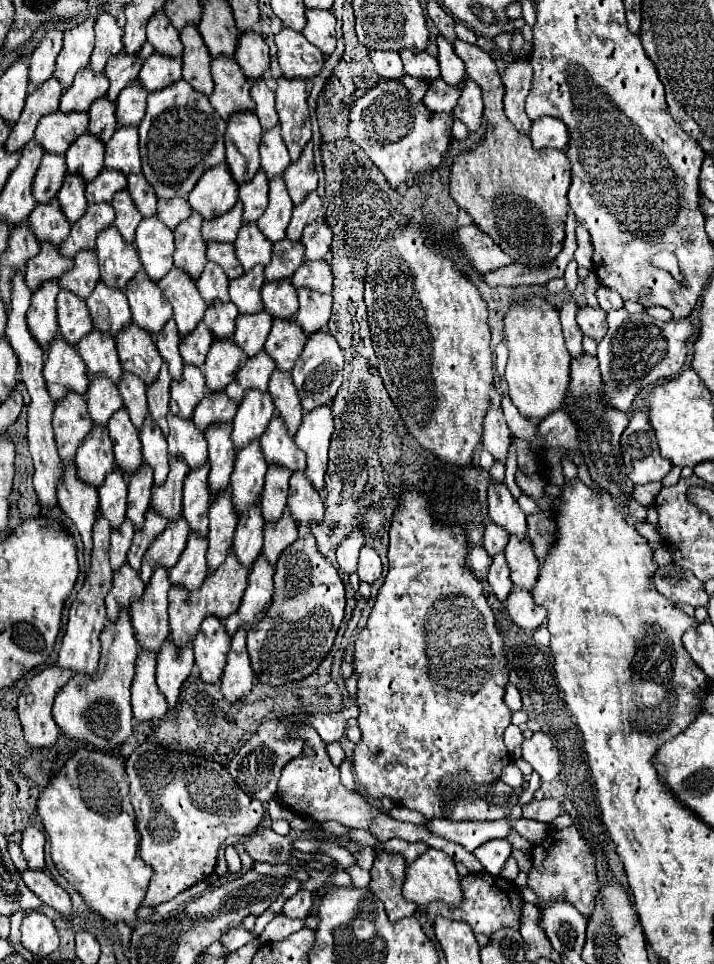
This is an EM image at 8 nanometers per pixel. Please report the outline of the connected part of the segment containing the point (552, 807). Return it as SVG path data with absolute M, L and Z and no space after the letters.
M545 797L541 801L531 801L523 805L523 817L533 819L533 821L551 823L561 813L563 813L563 807L555 797Z

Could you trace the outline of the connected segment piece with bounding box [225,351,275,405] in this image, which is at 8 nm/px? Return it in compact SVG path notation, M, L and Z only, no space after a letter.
M261 351L255 357L251 357L241 371L237 371L233 383L229 383L225 393L237 405L243 401L243 395L249 389L257 389L261 393L267 393L267 383L269 383L273 369L275 369L275 363L271 361L271 357L265 351Z

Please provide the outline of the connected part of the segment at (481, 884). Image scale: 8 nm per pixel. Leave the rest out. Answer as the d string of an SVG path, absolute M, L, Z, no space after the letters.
M471 873L471 875L461 879L461 889L463 889L463 903L461 905L447 907L443 903L431 903L427 907L431 923L435 921L437 915L443 915L447 919L469 923L475 935L491 937L501 927L513 927L519 931L523 899L521 899L521 891L515 887L513 881L507 881L507 879L489 875L489 873Z

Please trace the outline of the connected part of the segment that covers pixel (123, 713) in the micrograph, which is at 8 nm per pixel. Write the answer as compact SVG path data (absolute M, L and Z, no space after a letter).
M121 611L115 625L105 627L101 633L101 659L97 675L73 675L61 689L53 705L53 721L69 737L91 743L105 753L117 753L117 749L133 733L131 711L131 681L135 677L135 661L139 645L133 635L129 613Z

